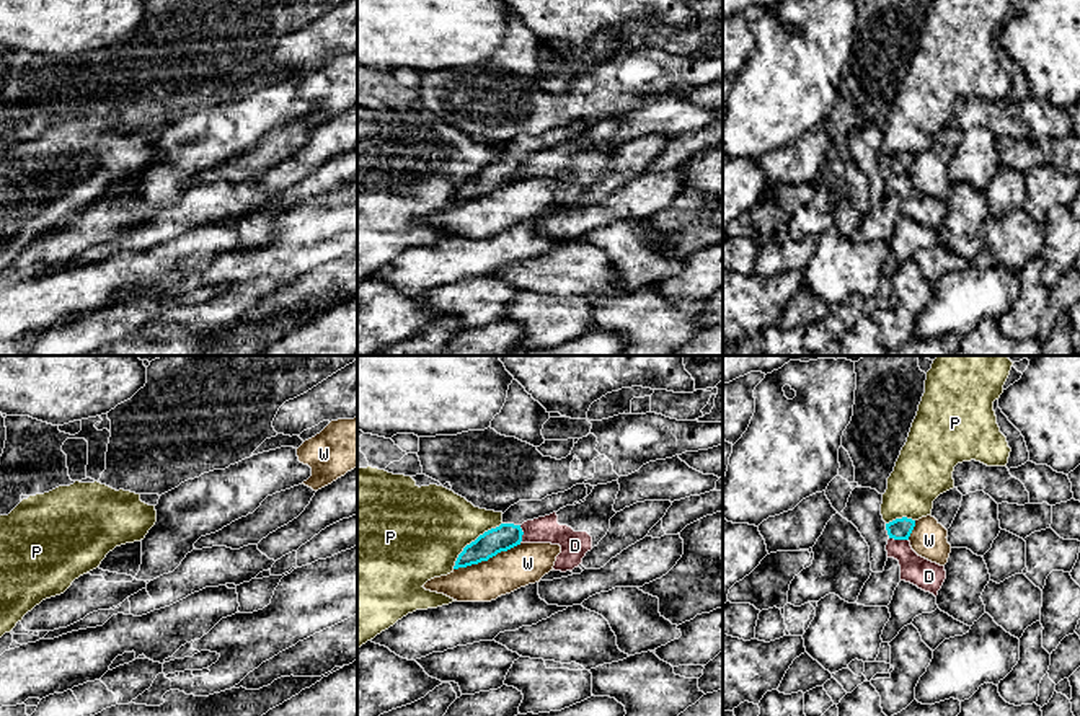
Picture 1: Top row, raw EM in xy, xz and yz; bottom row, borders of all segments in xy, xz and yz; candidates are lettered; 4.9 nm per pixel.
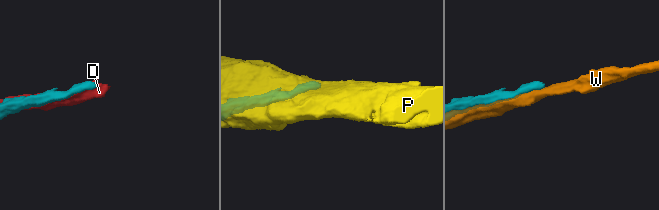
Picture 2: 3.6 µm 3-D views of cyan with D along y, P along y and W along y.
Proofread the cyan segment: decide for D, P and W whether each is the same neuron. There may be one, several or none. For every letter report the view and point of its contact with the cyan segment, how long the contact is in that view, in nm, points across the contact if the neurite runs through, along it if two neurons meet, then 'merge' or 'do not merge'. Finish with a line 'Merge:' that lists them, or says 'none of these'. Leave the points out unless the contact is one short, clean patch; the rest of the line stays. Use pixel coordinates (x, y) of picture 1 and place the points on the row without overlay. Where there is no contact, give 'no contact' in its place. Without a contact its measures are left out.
D: yz (899, 173) | 100 nm | do not merge
P: xz (472, 176) | 340 nm | do not merge
W: xz (486, 194) | 360 nm | do not merge
Merge: none of these

